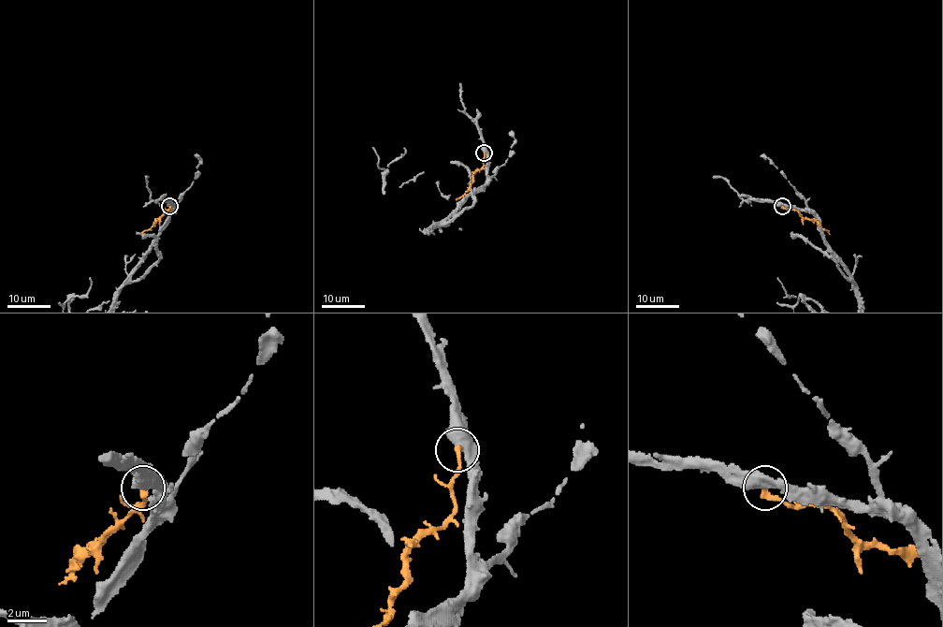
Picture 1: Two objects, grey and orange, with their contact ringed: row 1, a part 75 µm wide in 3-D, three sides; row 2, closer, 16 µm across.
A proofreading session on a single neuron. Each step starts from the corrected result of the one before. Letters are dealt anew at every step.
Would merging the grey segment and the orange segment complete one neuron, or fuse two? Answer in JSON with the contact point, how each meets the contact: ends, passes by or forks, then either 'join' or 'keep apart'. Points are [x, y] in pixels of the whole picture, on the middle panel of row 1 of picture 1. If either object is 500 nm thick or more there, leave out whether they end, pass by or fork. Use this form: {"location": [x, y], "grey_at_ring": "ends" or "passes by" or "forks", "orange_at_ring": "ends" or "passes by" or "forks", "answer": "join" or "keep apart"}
{"location": [484, 153], "answer": "keep apart"}

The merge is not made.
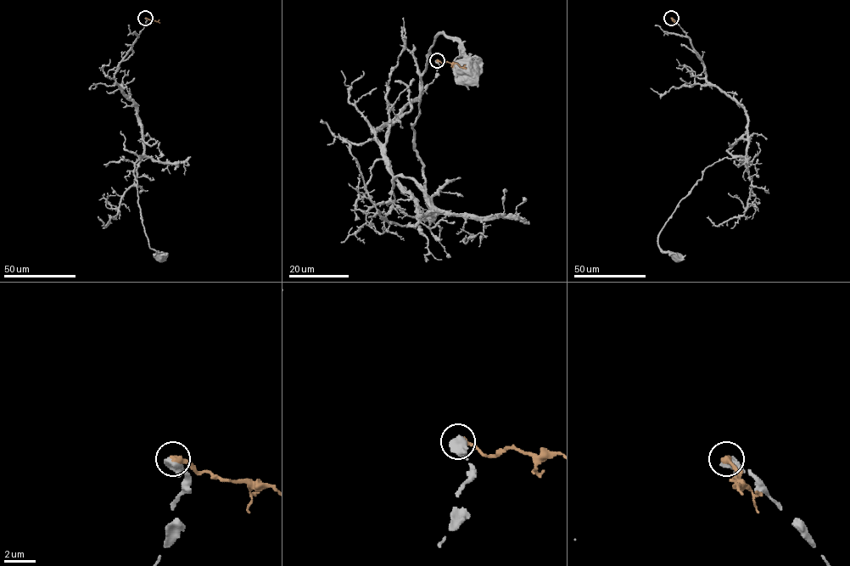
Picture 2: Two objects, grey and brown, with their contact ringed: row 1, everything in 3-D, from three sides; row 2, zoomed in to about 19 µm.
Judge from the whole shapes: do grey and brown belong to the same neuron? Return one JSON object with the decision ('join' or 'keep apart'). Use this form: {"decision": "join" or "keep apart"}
{"decision": "keep apart"}

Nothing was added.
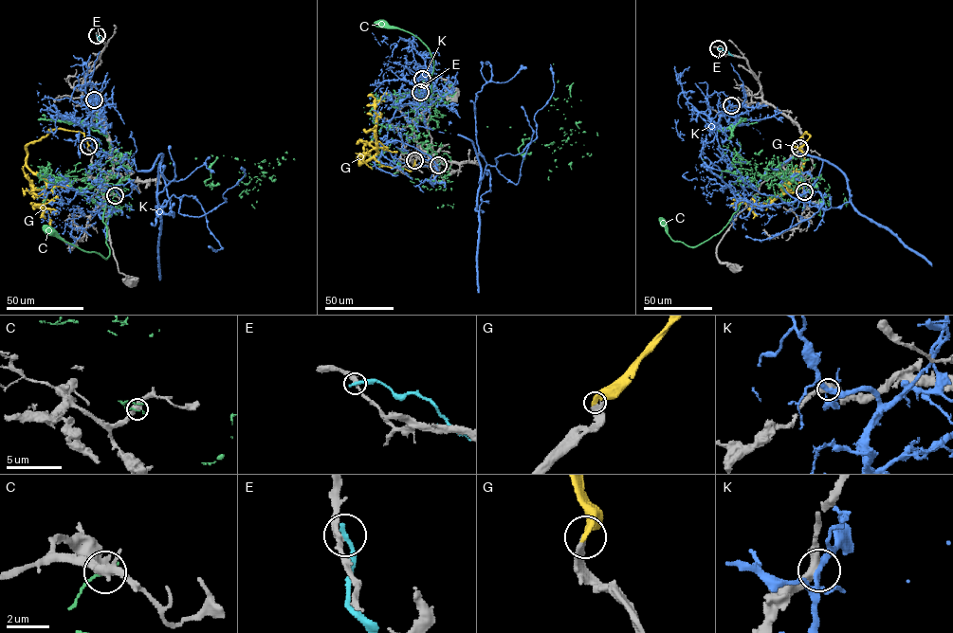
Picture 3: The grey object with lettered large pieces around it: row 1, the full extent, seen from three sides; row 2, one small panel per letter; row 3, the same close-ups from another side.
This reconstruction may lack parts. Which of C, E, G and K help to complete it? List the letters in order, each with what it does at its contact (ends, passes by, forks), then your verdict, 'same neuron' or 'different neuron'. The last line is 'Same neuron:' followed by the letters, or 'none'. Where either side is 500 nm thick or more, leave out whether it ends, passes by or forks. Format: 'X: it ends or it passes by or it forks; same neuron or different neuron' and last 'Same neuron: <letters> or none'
C: it ends; different neuron
E: it ends; different neuron
G: it ends; same neuron
K: different neuron
Same neuron: G

